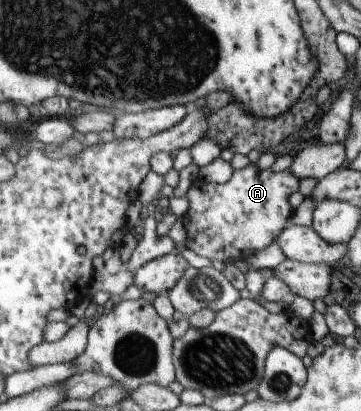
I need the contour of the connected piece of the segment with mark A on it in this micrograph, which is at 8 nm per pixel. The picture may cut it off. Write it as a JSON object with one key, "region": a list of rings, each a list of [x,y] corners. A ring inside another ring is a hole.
{"region":[[[248,163],[241,169],[232,170],[225,184],[203,181],[198,175],[185,192],[188,202],[183,216],[185,240],[175,244],[175,252],[190,250],[209,260],[223,264],[245,261],[248,256],[261,252],[289,221],[293,209],[287,198],[297,191],[298,178],[289,168],[273,172],[271,168],[260,170]]]}

